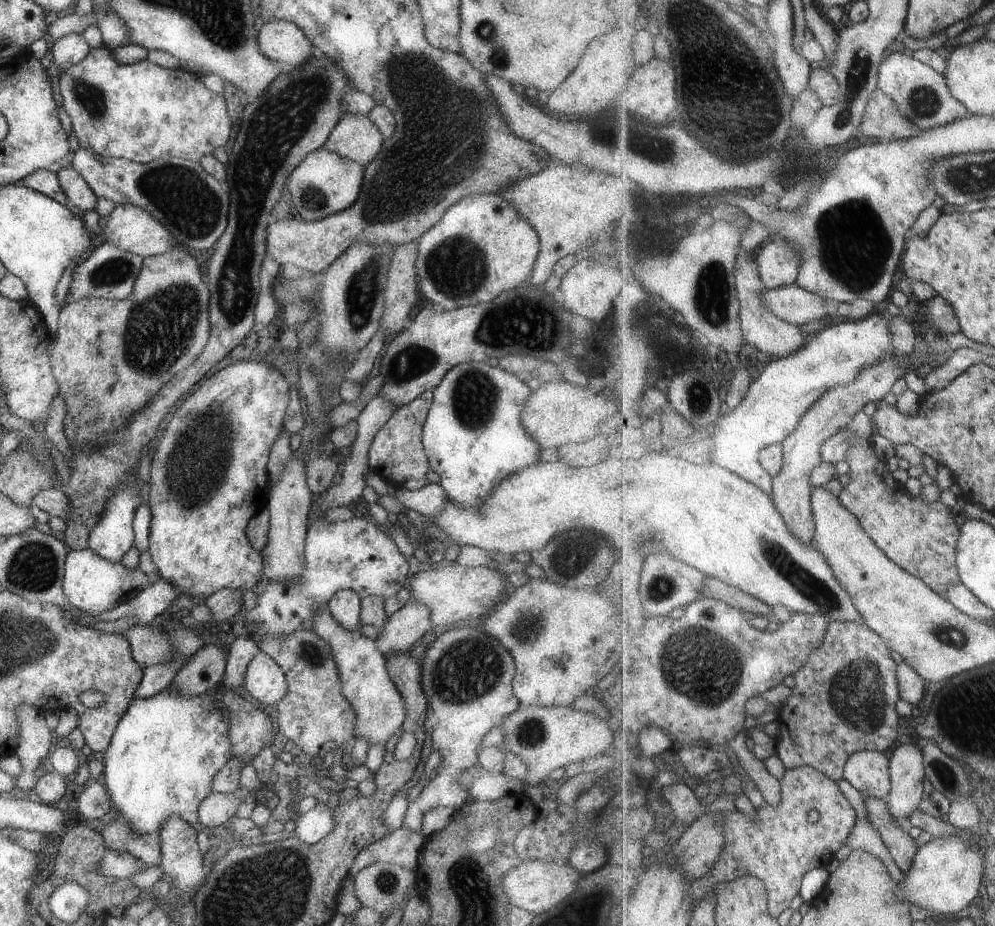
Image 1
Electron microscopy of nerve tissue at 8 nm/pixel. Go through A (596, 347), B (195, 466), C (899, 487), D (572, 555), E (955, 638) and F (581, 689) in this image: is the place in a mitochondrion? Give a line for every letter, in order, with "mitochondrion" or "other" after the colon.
A: other
B: mitochondrion
C: other
D: mitochondrion
E: mitochondrion
F: other

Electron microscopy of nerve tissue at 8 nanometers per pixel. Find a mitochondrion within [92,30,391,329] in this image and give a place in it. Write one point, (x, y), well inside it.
(293, 106)

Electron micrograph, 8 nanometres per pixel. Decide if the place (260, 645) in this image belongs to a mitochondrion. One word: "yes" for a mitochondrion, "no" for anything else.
no

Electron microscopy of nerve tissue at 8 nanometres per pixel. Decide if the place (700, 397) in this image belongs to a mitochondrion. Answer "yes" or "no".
yes

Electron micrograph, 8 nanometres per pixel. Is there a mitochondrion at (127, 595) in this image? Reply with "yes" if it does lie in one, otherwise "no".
no

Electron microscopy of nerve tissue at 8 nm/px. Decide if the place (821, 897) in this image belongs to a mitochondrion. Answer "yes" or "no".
no

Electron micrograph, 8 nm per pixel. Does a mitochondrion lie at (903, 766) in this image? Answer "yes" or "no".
no

